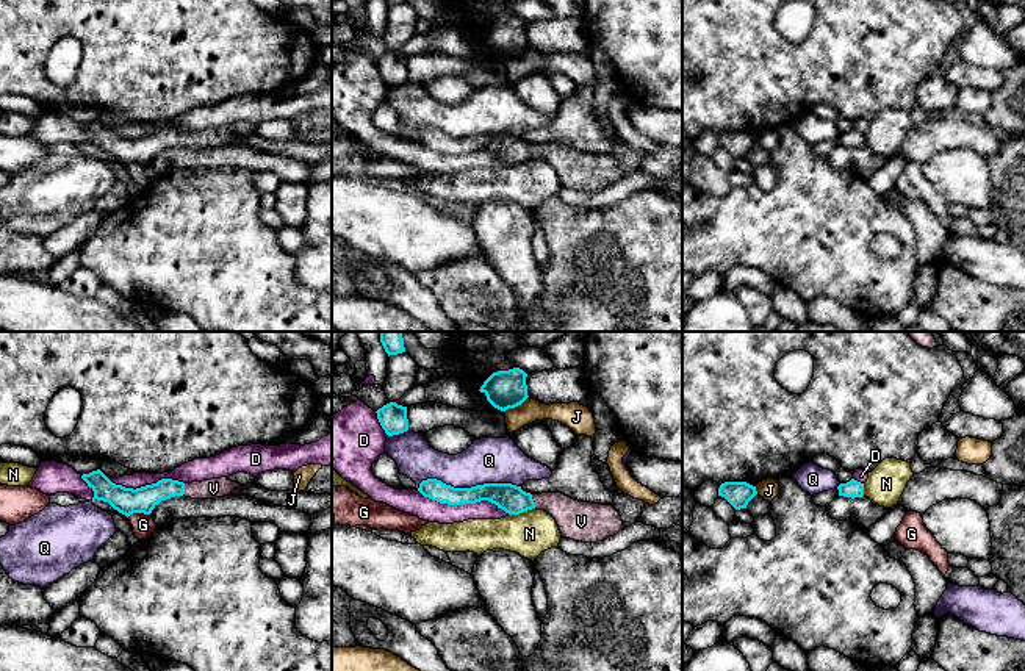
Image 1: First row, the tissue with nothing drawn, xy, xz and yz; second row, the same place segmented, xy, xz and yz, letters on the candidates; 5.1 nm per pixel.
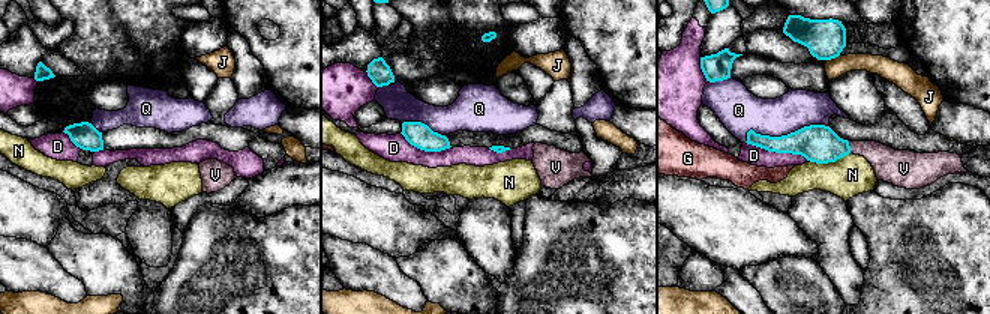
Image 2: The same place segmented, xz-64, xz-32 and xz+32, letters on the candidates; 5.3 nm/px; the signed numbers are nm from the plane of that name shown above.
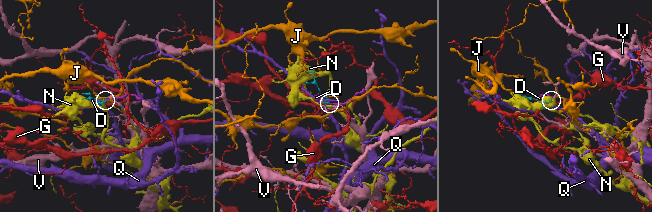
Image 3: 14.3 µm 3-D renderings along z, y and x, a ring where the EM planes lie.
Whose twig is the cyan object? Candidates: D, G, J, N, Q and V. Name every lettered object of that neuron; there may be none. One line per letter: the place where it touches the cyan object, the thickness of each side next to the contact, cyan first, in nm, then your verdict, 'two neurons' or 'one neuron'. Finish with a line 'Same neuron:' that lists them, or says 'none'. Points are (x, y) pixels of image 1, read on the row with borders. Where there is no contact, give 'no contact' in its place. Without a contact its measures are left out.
D: contact xz (463, 502); calibres 150 and 120 nm; two neurons
G: contact xy (138, 512); calibres 140 and 110 nm; two neurons
J: contact xz (515, 405); calibres 200 and 120 nm; two neurons
N: contact xz (521, 512); calibres 150 and 240 nm; two neurons
Q: contact xz (467, 488); calibres 150 and 240 nm; two neurons
V: contact xz (532, 501); calibres 150 and 190 nm; one neuron
Same neuron: V

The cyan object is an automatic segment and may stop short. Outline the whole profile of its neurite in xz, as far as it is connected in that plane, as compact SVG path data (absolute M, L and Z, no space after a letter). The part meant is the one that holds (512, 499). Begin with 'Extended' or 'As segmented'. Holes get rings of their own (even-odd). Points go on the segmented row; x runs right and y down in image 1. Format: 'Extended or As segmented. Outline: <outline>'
Extended. Outline: M427 479L419 483L418 491L448 505L488 501L509 515L545 510L556 519L563 538L582 543L598 543L624 529L620 513L612 505L579 502L562 493L530 494L512 483L454 488L441 480Z

